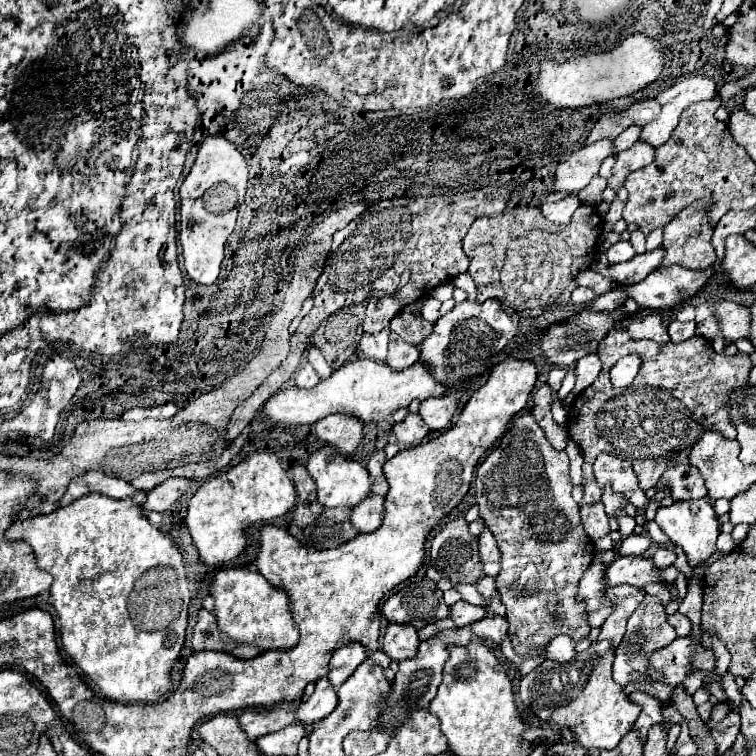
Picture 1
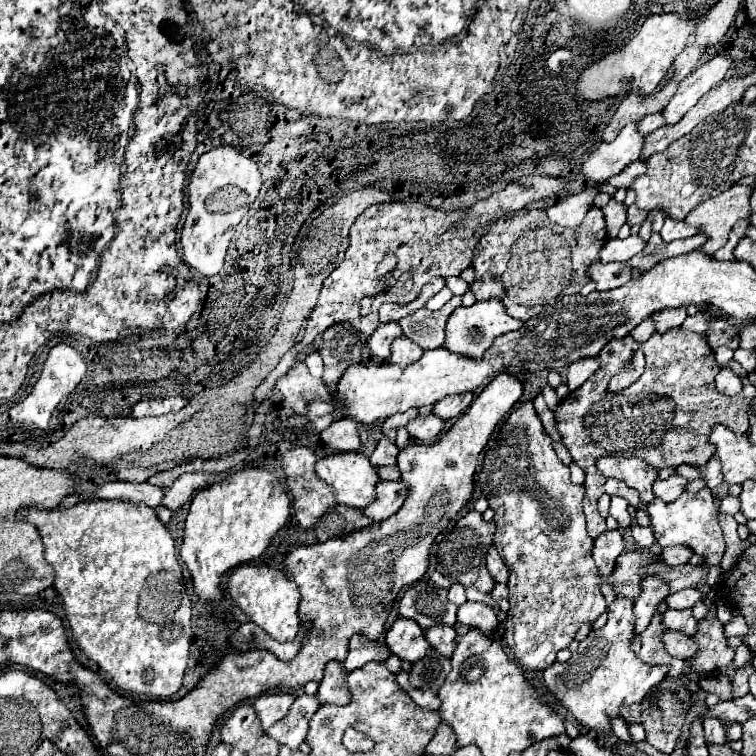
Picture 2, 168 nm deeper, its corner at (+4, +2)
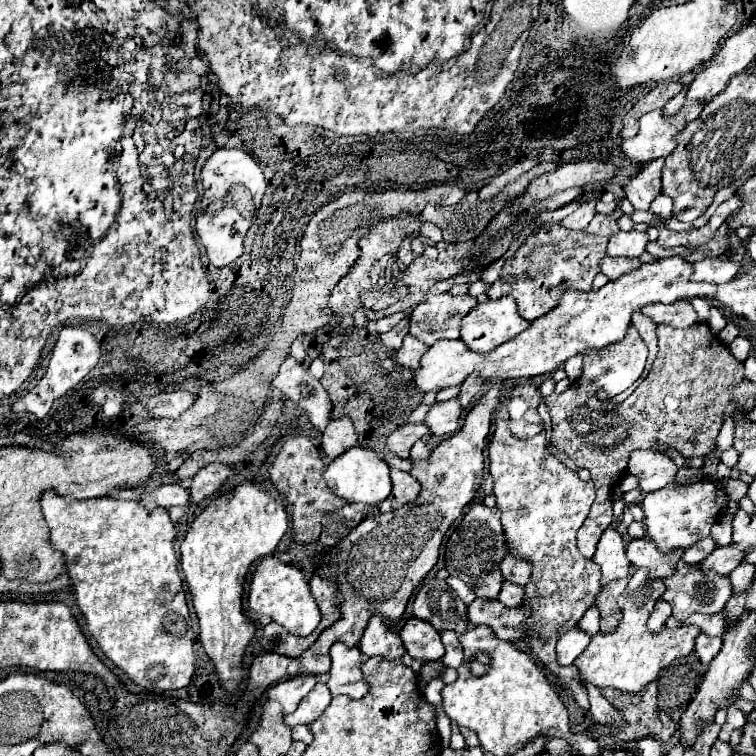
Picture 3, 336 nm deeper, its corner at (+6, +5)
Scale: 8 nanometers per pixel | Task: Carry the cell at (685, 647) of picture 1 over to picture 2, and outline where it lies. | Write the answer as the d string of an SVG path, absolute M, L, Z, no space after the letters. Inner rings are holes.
M698 621L698 633L692 637L698 643L698 651L694 653L694 659L688 659L690 669L696 675L706 675L714 669L726 667L732 657L734 649L726 645L722 623L716 621Z

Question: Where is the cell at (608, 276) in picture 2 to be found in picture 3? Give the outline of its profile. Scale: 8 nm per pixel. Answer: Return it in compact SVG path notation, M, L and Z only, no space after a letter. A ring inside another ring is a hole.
M606 256L600 264L600 270L610 278L610 280L616 280L618 276L622 274L628 274L632 272L634 268L638 268L642 262L636 258L612 258L612 256Z

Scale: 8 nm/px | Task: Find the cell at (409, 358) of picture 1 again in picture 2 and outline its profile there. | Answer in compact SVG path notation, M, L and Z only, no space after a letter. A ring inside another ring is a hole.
M406 337L394 339L394 343L390 345L390 349L392 349L390 361L392 361L392 363L398 363L398 365L402 365L402 367L418 361L418 359L422 357L422 353L424 353L416 343L412 343L412 341L406 339Z

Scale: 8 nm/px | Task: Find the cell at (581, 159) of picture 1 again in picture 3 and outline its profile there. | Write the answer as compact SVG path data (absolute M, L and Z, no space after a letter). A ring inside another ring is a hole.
M690 100L674 116L664 116L664 110L662 108L648 112L646 116L640 118L640 132L634 138L630 138L630 140L622 140L622 146L620 148L622 148L624 156L630 162L642 162L642 164L644 162L650 162L650 160L656 160L660 156L668 156L676 148L676 136L686 128L688 122L696 120L702 114L704 106L706 106L706 100Z

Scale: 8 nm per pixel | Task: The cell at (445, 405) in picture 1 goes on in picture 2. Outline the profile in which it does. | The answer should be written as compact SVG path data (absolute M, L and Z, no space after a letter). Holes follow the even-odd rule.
M460 393L460 395L450 395L450 397L444 397L440 399L438 403L434 403L434 415L440 415L440 419L448 421L448 419L454 419L458 415L462 415L468 405L472 403L472 393Z

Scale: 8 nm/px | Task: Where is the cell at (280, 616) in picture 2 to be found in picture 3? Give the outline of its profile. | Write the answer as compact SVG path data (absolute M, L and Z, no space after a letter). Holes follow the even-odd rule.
M268 556L258 564L252 584L250 584L248 606L254 612L262 612L262 614L270 616L274 622L282 624L288 632L292 632L296 636L312 634L322 620L320 608L312 596L306 576L296 566L284 564L282 560L274 558L274 556Z

